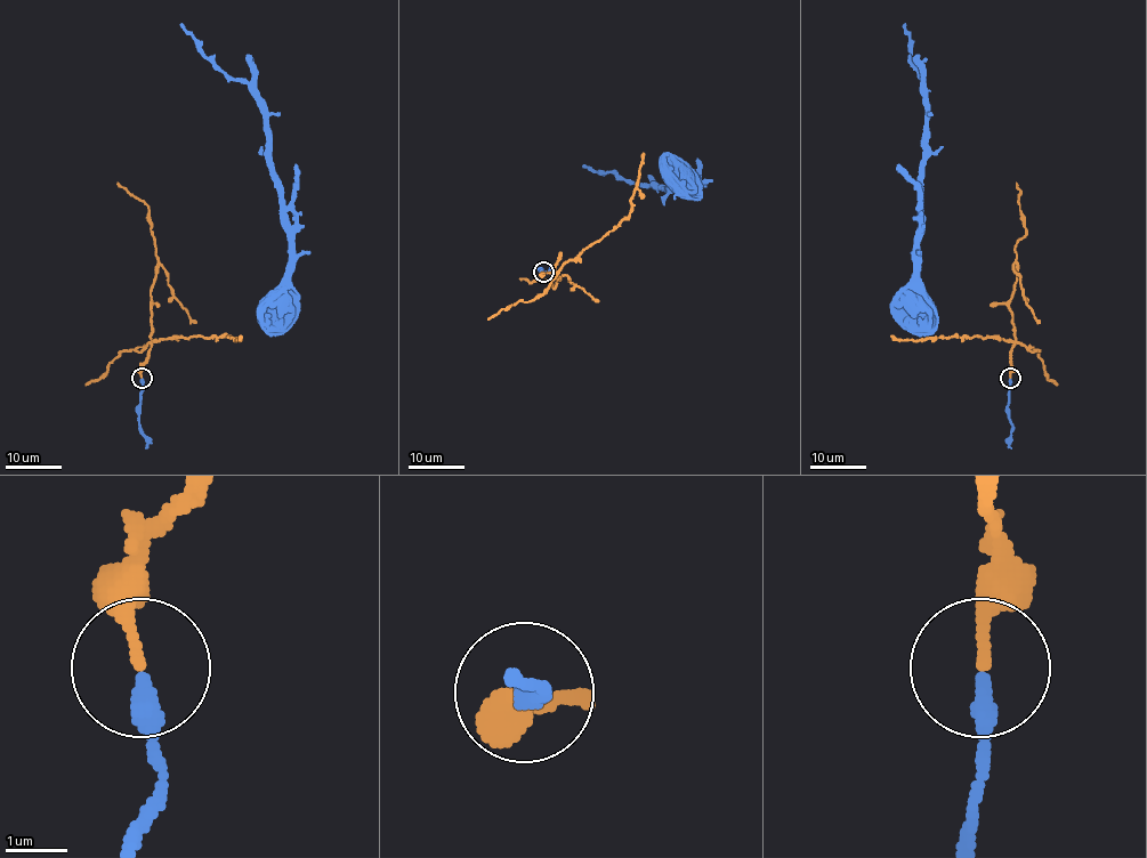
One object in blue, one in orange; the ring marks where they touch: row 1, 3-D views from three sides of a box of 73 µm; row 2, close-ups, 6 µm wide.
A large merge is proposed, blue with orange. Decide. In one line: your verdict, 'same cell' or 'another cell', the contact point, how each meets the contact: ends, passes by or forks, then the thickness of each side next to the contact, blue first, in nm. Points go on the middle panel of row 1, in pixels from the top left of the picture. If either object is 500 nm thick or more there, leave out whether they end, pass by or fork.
another cell; at (543, 272); blue ends there; orange ends there; 340 nm thick on the blue side, 190 nm on the other

